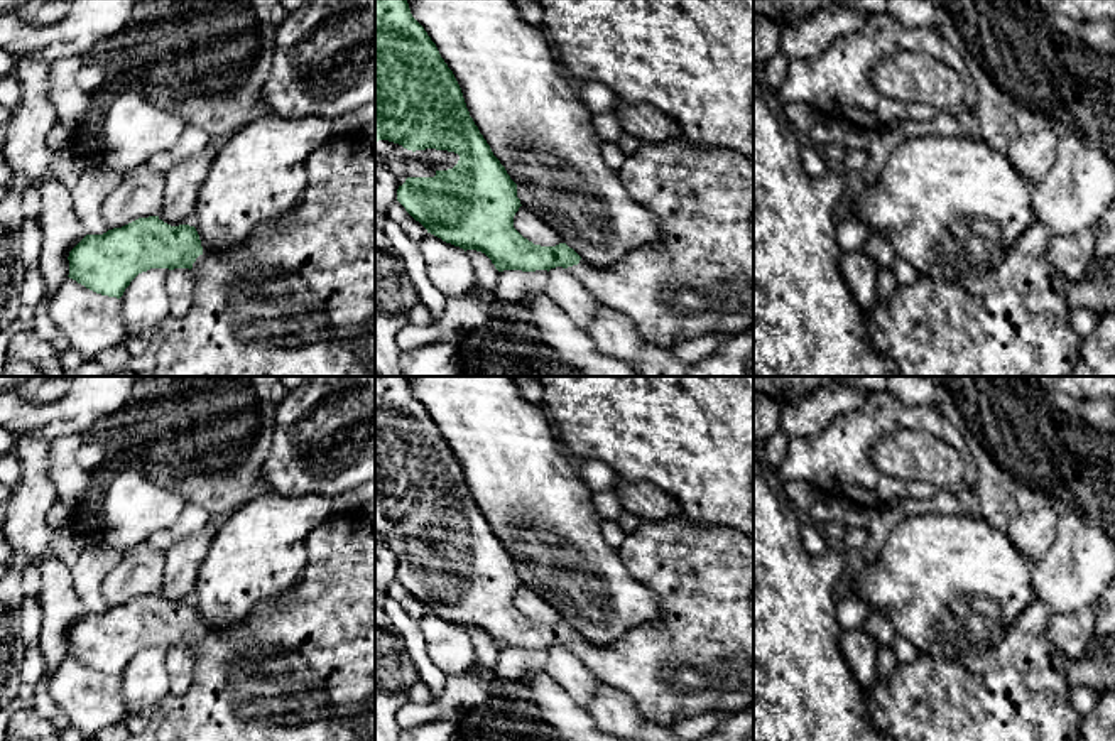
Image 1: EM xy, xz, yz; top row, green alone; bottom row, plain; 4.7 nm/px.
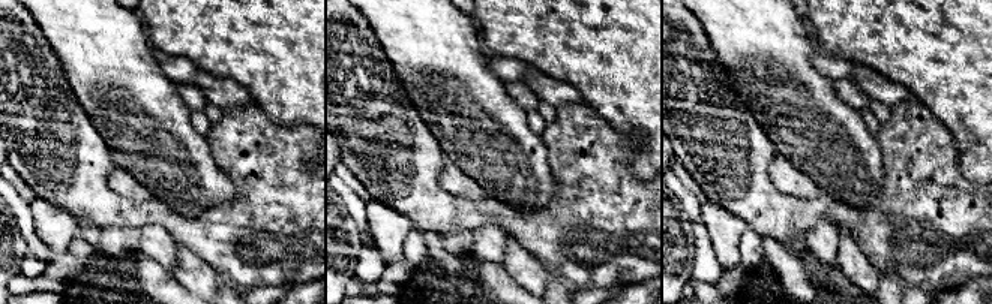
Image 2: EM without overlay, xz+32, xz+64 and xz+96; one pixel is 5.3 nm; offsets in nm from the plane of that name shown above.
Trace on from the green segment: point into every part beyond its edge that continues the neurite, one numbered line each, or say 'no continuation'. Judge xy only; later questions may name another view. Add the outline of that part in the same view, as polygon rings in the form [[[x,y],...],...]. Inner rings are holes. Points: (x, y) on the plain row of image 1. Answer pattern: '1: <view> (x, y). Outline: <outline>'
1: xy (303, 667). Outline: [[[360,513],[333,515],[309,533],[306,538],[306,552],[307,562],[292,586],[274,601],[245,618],[238,628],[221,633],[201,619],[203,631],[196,636],[191,646],[194,657],[191,687],[184,695],[167,695],[164,699],[159,709],[160,719],[150,729],[154,741],[375,741],[375,523],[363,518]]]

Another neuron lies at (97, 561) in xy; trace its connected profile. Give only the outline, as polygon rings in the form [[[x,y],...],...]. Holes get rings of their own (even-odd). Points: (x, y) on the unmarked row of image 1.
[[[103,544],[88,545],[78,562],[69,569],[73,587],[88,613],[108,609],[101,594],[106,574],[122,560],[122,554]]]

